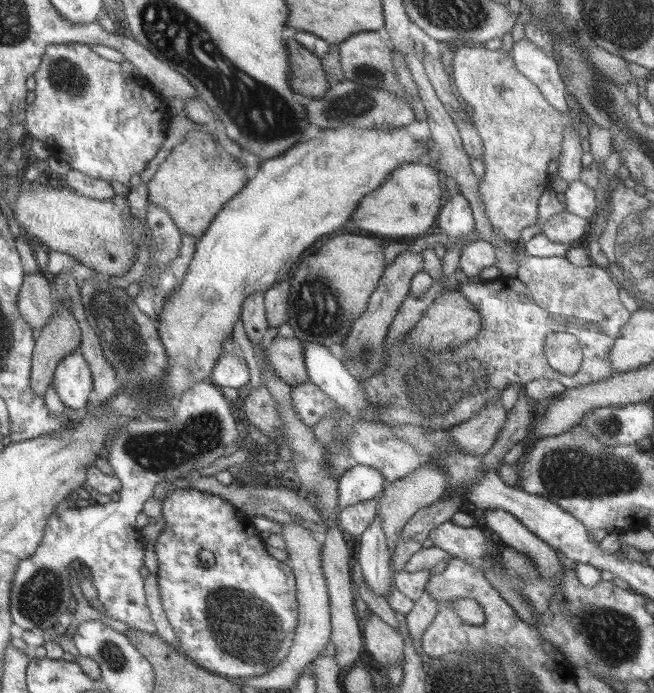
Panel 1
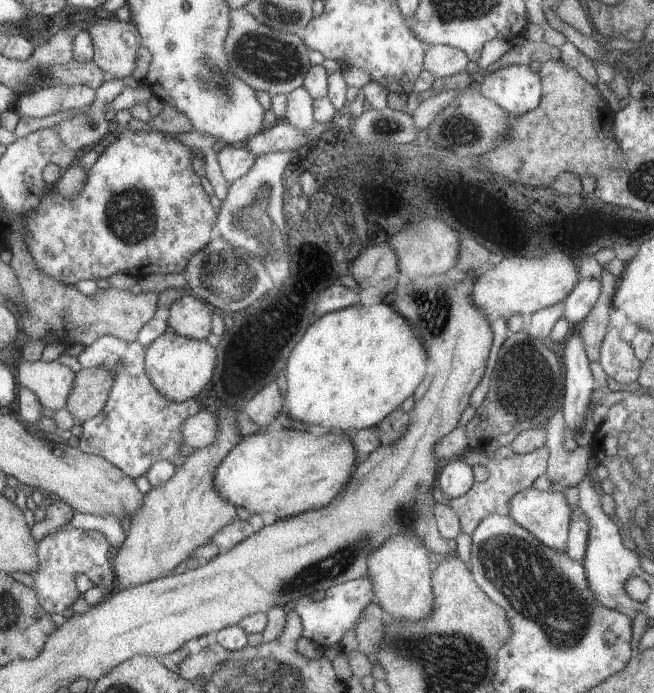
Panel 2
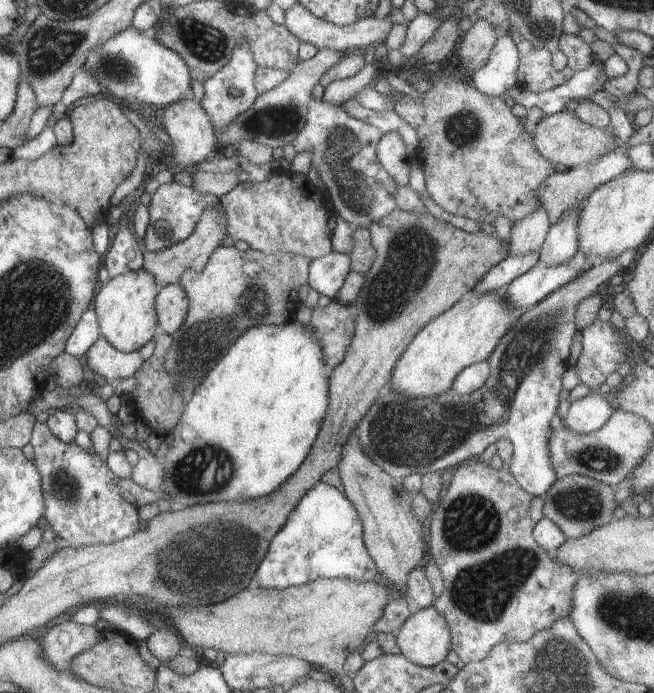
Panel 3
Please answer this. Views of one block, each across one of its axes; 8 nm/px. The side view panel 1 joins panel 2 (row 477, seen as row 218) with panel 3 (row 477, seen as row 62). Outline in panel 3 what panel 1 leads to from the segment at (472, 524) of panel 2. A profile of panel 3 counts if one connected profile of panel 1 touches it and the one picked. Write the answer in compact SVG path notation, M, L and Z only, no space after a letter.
M478 458L465 462L454 472L446 494L444 494L444 497L442 497L436 505L432 522L430 522L430 549L428 554L429 558L432 558L438 570L441 572L445 589L439 597L434 599L432 606L436 608L446 620L449 620L449 625L453 633L453 649L454 652L458 654L461 666L470 661L484 660L497 644L528 642L534 635L538 634L538 632L552 627L558 619L569 618L574 608L573 591L575 590L578 576L575 572L570 570L568 565L558 564L554 560L553 554L548 552L545 548L542 548L538 540L532 538L534 522L530 520L530 502L532 502L532 494L527 493L525 489L518 484L517 478L513 476L510 465L505 465L502 469L496 469L491 467L488 462L485 463Z

